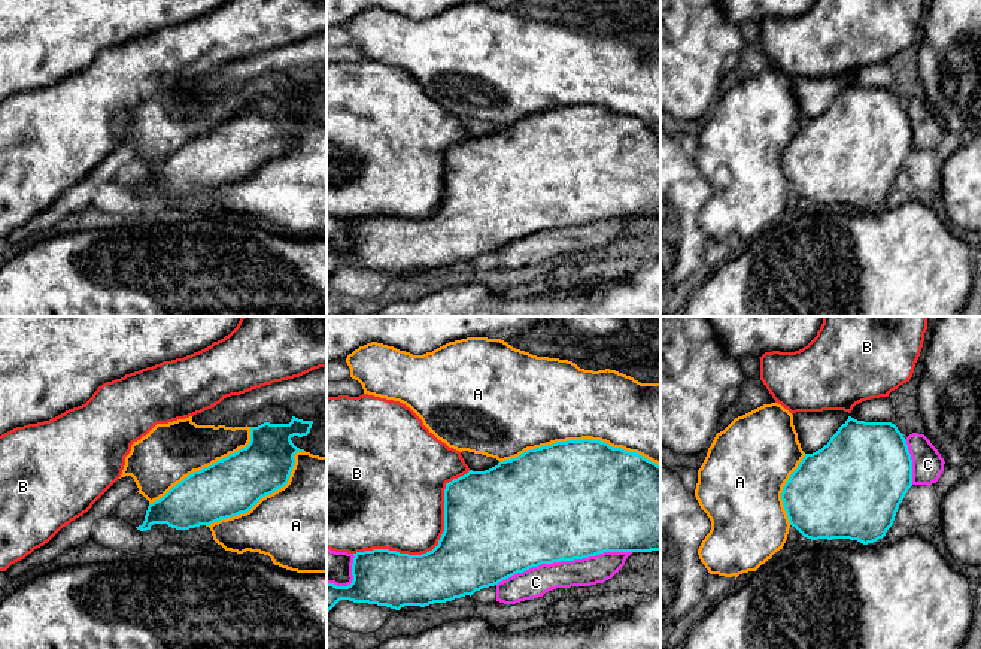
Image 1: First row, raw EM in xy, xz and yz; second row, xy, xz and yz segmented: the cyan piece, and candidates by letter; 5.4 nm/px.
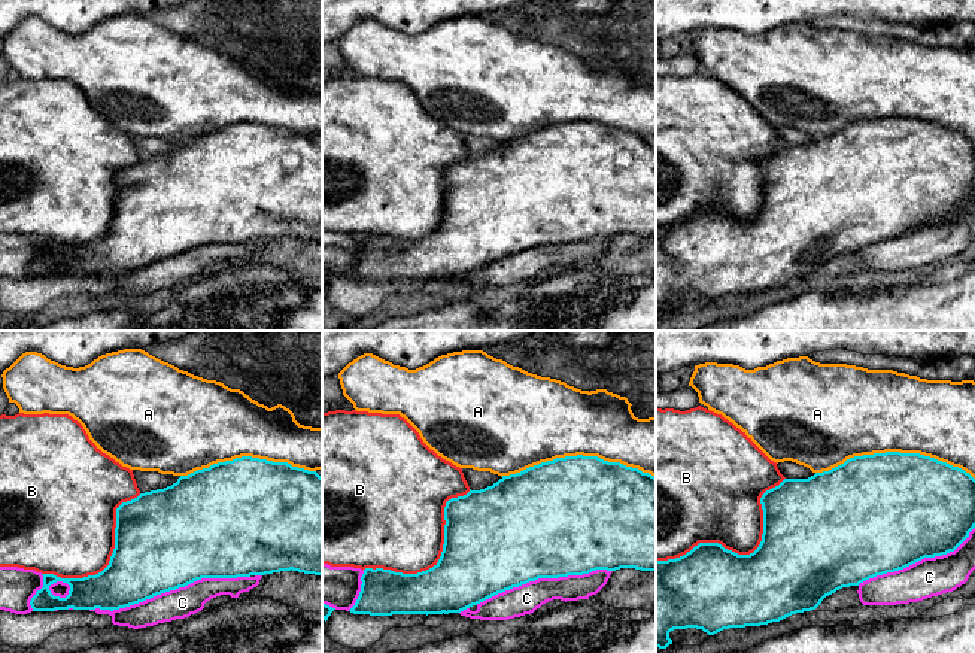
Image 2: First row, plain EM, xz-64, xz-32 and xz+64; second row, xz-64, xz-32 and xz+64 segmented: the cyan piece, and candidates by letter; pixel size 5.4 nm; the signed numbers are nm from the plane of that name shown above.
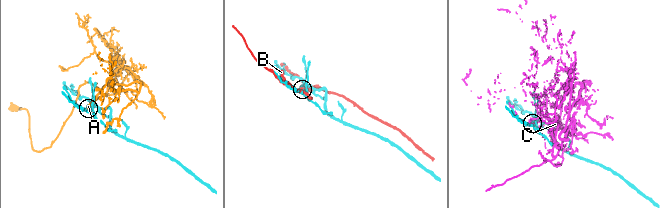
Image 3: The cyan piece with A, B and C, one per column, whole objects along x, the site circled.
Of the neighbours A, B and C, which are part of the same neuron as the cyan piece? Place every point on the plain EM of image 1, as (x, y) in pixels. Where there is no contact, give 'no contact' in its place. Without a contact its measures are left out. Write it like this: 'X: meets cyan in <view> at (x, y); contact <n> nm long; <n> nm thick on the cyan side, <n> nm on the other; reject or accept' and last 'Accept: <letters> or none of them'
A: meets cyan in xz at (580, 106); contact 850 nm long; 500 nm thick on the cyan side, 440 nm on the other; reject
B: meets cyan in xz at (437, 211); contact 800 nm long; 460 nm thick on the cyan side, 420 nm on the other; reject
C: meets cyan in xz at (564, 226); contact 750 nm long; 500 nm thick on the cyan side, 160 nm on the other; reject
Accept: none of them

